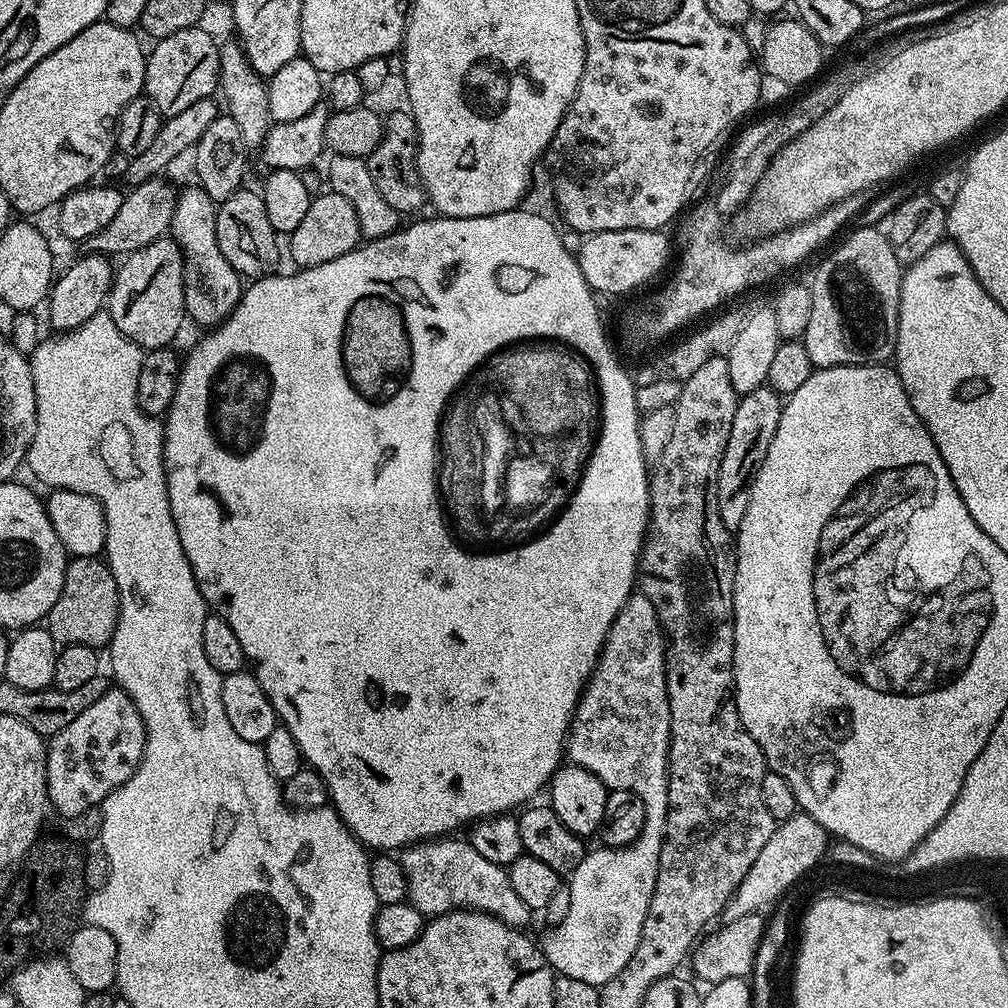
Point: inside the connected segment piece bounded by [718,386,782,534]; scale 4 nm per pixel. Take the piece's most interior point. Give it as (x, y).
(756, 421)

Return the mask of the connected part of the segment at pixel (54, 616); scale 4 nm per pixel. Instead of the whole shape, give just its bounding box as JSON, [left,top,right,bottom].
[46,556,120,650]

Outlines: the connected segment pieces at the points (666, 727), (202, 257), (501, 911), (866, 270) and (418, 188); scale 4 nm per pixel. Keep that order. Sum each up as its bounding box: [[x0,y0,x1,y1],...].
[[542,590,670,986],[170,186,244,329],[398,838,534,929],[802,226,902,369],[366,111,425,214]]

